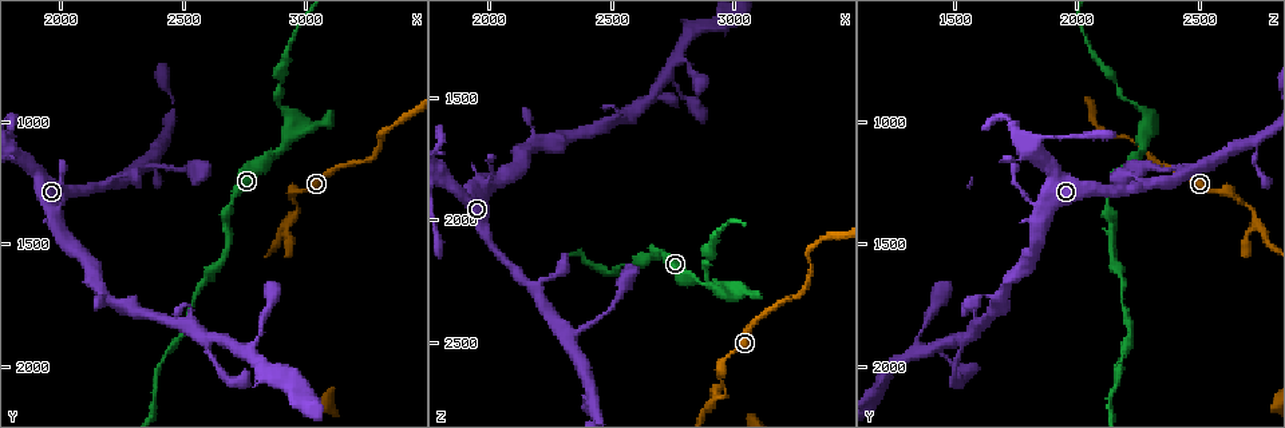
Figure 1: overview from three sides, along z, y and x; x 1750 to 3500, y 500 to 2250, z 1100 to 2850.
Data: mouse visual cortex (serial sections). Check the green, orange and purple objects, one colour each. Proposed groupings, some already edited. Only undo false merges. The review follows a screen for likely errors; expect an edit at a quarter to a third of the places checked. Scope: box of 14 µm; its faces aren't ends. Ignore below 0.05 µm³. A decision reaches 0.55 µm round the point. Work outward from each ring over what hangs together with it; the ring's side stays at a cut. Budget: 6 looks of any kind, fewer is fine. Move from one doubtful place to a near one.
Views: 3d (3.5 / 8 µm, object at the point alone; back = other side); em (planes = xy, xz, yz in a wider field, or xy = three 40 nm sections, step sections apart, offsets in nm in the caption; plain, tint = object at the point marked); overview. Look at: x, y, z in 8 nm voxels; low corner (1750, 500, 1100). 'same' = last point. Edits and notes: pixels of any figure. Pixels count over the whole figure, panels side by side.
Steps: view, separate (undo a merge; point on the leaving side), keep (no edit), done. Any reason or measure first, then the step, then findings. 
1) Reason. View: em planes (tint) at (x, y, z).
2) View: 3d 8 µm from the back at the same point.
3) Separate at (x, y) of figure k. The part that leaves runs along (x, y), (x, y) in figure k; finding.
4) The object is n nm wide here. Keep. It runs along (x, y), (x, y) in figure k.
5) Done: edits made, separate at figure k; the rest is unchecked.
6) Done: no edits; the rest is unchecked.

Thin arm on a thick one. View: 3d 3.5 µm from the back at (1990, 1360, 1840).

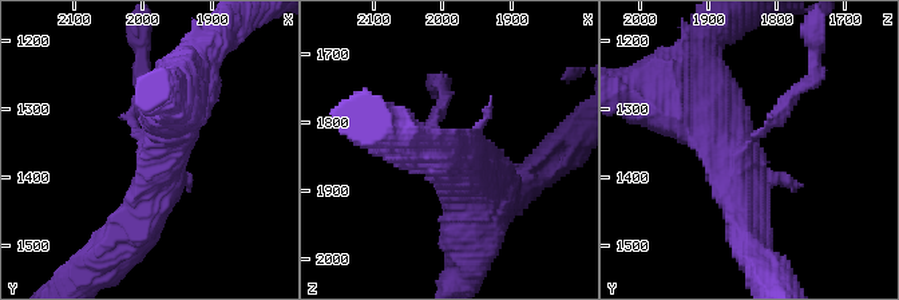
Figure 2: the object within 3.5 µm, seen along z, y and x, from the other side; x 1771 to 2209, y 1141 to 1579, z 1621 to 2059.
View: em xy step 2 (tint) at (1990, 1365, 1850).

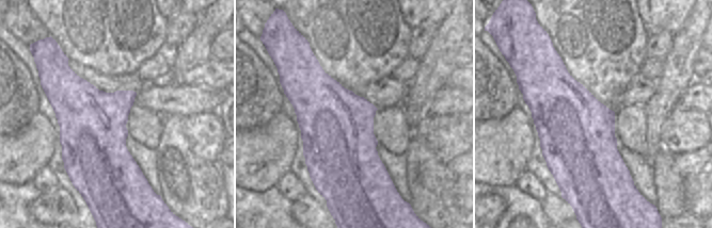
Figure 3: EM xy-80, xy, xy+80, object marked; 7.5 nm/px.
Keep. It runs along (672, 101), (740, 170), (751, 241) in figure 2; all the same cell.

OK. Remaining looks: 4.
Branch point. View: 3d 3.5 µm at (2580, 1880, 1540).

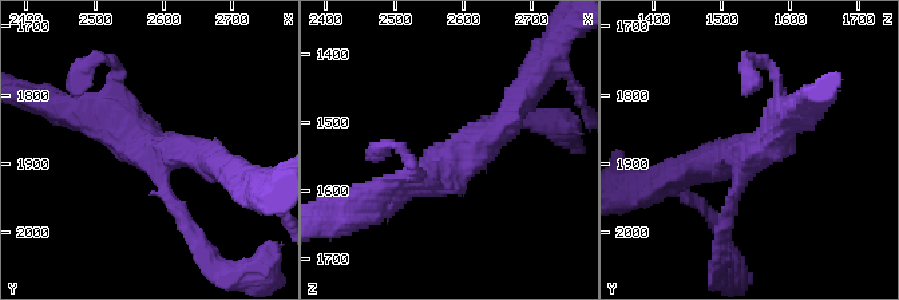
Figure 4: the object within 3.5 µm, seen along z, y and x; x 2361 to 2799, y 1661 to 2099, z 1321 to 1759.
3 arms meet here; the arms are 150, 350, 350 nm wide. View: em planes (tint) at (2590, 1880, 1550).

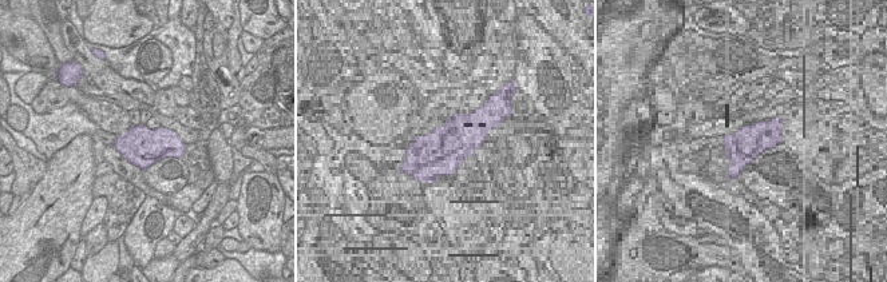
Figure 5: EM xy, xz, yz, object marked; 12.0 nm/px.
Keep. It runs along (384, 189), (515, 103) in figure 4; one cell here.

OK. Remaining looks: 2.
Narrows sharply. View: 3d 3.5 µm at (2890, 920, 2250).

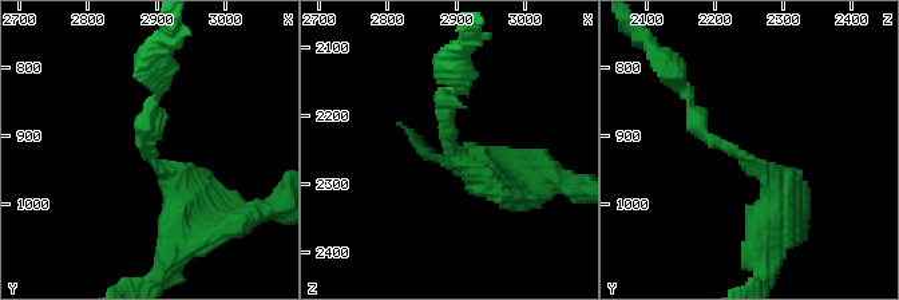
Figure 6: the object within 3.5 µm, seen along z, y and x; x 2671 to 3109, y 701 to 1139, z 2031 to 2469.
Keep. It runs along (771, 225), (775, 181), (709, 139), (692, 102) in figure 6; continuous, no second cell.

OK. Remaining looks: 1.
Done: no edits; the rest is unchecked.

